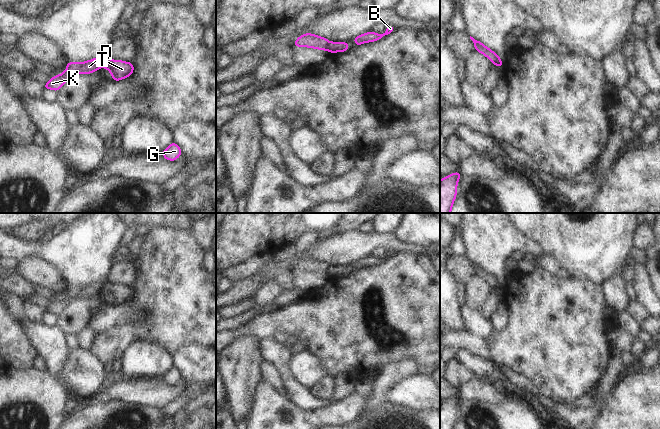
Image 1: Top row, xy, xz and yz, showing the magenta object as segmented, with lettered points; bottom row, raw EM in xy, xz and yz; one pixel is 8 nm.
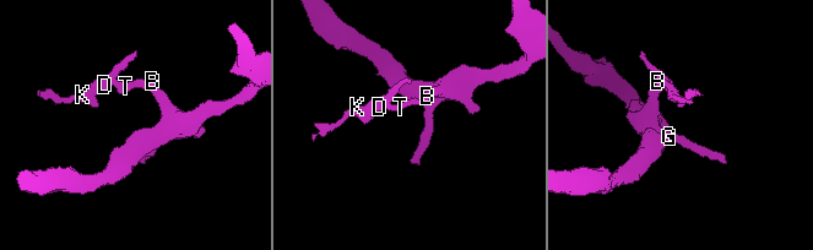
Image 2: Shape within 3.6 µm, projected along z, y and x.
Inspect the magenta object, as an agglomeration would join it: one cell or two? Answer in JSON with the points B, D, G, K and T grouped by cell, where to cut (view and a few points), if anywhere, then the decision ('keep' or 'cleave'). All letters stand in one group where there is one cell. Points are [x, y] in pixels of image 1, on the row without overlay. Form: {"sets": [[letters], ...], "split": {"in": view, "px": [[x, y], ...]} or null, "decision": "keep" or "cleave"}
{"sets": [["B", "G", "T"], ["D", "K"]], "split": {"in": "xy", "px": [[105, 280], [102, 290]]}, "decision": "cleave"}

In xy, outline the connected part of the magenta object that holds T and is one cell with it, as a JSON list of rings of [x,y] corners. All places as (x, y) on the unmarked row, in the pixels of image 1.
[[[105,280],[102,289],[112,298],[111,304],[113,305],[130,301],[134,295],[134,289],[131,286],[112,284],[107,280]]]

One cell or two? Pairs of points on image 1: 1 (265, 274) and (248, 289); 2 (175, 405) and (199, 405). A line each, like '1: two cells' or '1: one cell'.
1: two cells
2: two cells

